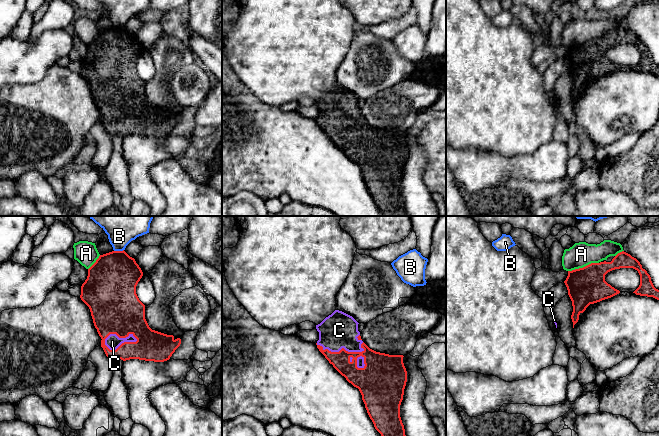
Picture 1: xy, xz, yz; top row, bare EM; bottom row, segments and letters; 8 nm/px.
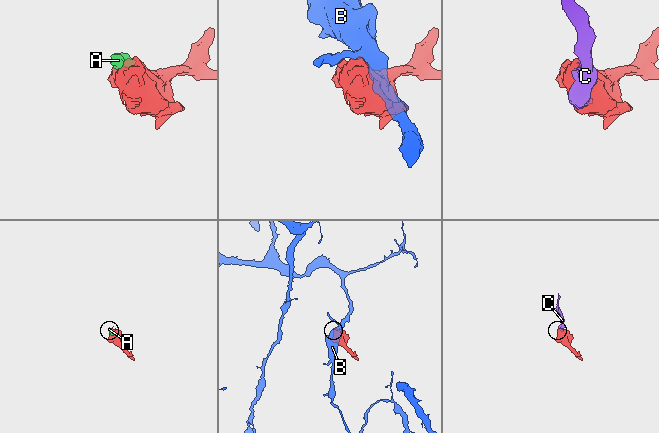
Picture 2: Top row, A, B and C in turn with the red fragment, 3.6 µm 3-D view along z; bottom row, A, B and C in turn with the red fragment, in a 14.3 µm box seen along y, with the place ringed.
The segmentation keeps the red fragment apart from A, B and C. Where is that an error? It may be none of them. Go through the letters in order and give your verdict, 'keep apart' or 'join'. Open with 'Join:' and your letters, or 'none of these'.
Join: C
A: keep apart
B: keep apart
C: join

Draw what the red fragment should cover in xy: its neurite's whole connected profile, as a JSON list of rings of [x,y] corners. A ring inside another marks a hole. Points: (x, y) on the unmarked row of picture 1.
[[[124,26],[112,27],[100,31],[96,38],[88,45],[88,52],[81,62],[81,76],[89,83],[93,99],[101,113],[101,123],[111,136],[139,135],[145,137],[164,138],[170,135],[180,122],[181,115],[152,106],[145,95],[145,81],[136,70],[136,62],[143,52],[143,48],[135,35]]]

